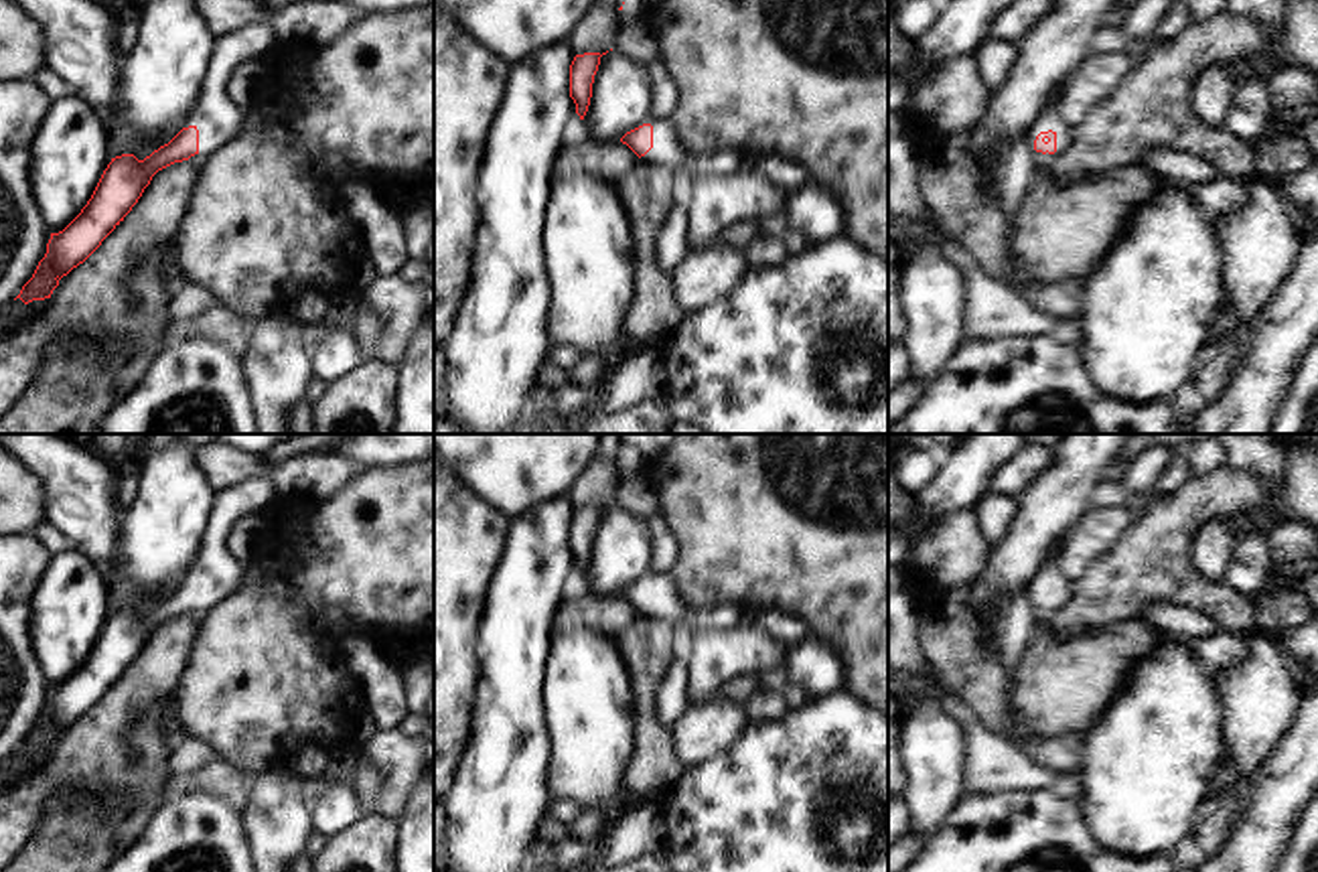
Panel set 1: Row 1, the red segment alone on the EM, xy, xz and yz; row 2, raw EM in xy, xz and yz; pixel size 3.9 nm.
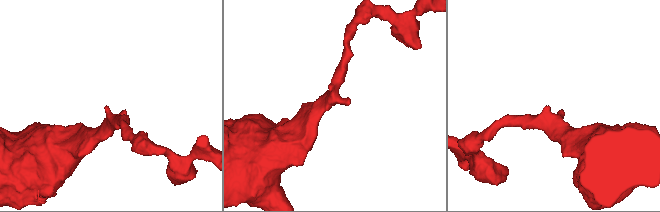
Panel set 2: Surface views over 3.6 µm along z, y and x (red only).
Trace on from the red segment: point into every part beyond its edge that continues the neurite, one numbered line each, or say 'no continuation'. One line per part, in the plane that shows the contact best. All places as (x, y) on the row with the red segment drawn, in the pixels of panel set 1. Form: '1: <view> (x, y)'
1: yz (1057, 118)

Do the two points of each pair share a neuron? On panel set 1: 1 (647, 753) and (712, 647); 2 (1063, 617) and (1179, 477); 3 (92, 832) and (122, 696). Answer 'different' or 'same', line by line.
1: different
2: different
3: same

